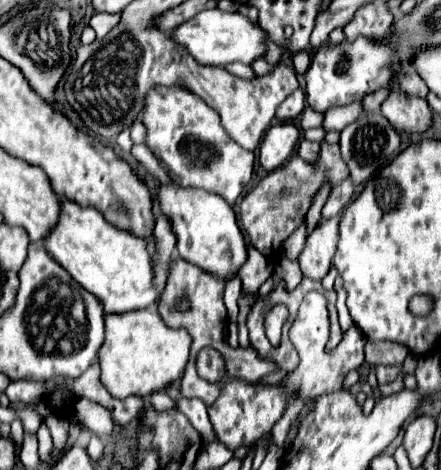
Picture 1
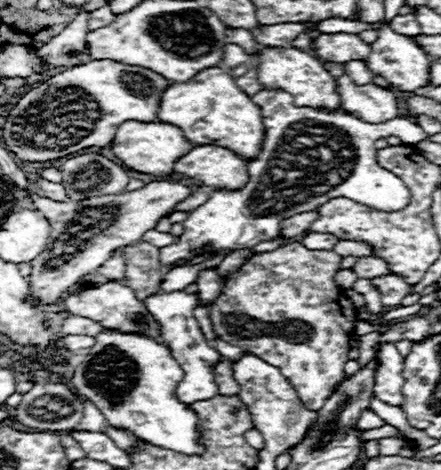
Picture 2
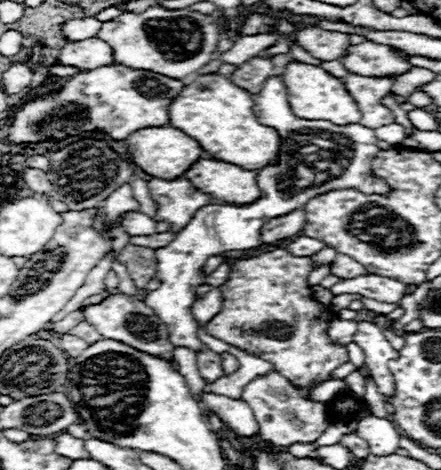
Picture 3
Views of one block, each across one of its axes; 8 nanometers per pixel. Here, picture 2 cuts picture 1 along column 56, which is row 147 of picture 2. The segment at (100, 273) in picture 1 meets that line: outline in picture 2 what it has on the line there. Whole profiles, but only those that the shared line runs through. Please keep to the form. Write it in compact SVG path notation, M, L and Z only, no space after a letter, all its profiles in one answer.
M206 68L184 84L180 82L168 86L168 92L162 94L158 118L166 124L174 124L182 128L184 136L194 146L196 144L222 146L246 160L256 158L260 154L264 132L266 132L262 124L260 108L250 100L246 92L242 92L236 86L236 80L220 68Z

